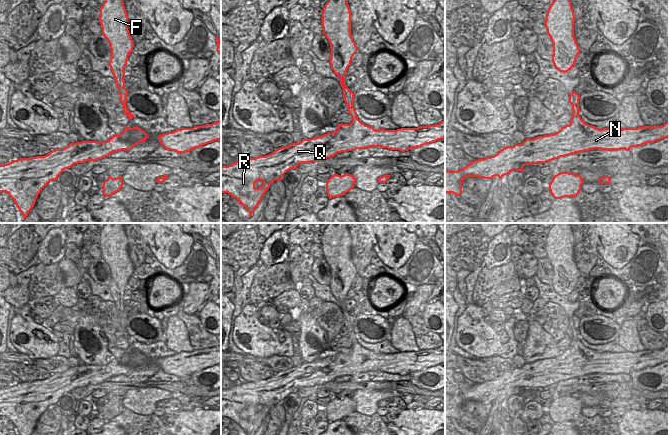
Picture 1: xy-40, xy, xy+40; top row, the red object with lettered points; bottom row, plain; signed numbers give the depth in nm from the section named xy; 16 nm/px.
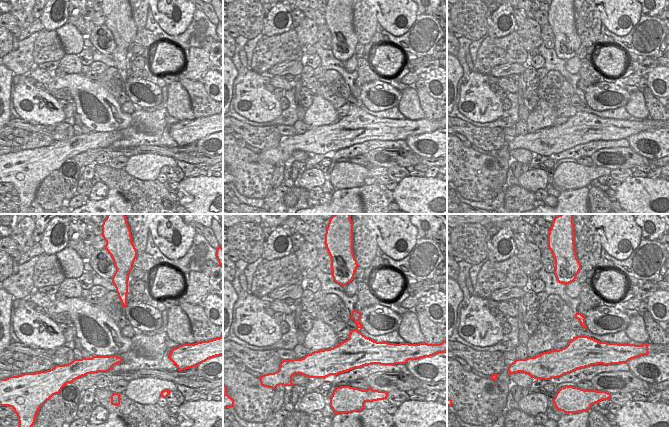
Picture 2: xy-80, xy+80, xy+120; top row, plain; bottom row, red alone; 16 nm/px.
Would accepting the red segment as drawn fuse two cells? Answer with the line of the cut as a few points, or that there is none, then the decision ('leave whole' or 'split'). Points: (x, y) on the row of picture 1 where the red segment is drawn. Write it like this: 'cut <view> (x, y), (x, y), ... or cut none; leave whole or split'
cut none; leave whole

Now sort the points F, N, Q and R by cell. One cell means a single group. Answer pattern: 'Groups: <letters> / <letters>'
Groups: F N Q R.

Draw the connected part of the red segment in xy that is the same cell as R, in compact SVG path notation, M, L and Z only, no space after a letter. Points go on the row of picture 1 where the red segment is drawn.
M329 0L322 11L323 34L329 40L331 56L330 65L334 73L340 78L344 101L348 106L348 113L352 117L350 124L338 124L335 132L327 133L311 139L303 139L299 143L276 149L273 153L237 160L231 165L221 166L221 193L228 193L236 198L252 216L262 197L276 180L282 180L284 174L290 169L296 169L301 163L311 163L334 157L337 153L355 151L369 147L381 147L390 150L408 151L445 138L445 121L436 125L420 126L418 128L400 128L397 130L375 130L362 123L353 106L356 93L350 91L345 84L345 76L351 65L353 55L358 48L351 35L351 11L347 0Z

